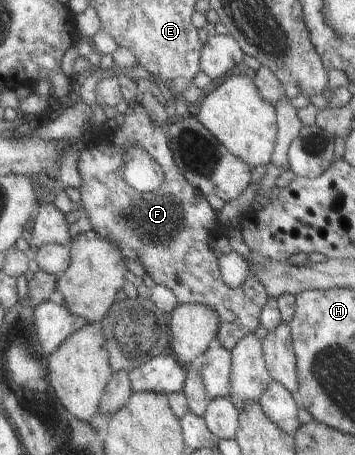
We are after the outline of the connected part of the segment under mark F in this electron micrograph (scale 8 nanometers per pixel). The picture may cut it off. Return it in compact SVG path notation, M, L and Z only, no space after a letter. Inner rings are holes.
M144 107L130 108L124 113L124 126L112 131L110 140L96 138L89 148L78 154L76 170L82 179L82 186L78 189L81 207L86 210L88 220L92 225L91 229L102 238L110 241L120 249L123 258L135 258L144 266L146 274L156 285L164 285L172 291L178 303L194 303L207 306L215 310L219 318L219 329L217 339L220 346L230 350L238 340L248 333L253 333L258 326L260 309L267 301L267 294L264 287L252 275L248 275L244 282L230 288L220 280L217 259L211 251L212 239L217 236L218 219L214 215L214 209L206 202L203 194L194 194L195 189L191 187L183 177L181 170L174 164L170 149L167 145L167 138L164 132L150 121L144 112ZM136 145L140 147L156 164L160 165L163 172L161 187L156 190L141 193L134 190L118 174L118 169L123 162L122 153L126 147Z

